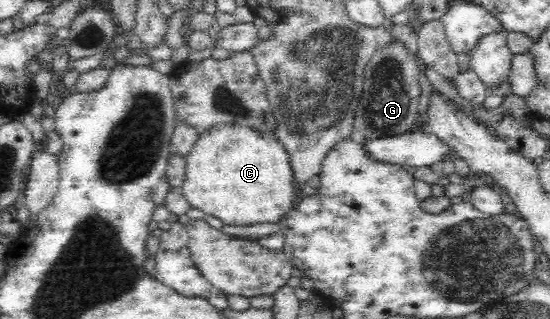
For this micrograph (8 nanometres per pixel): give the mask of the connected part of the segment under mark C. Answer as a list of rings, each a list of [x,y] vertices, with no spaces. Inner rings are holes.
[[[219,125],[195,142],[188,152],[186,160],[186,177],[179,188],[192,208],[202,210],[204,214],[219,218],[223,224],[231,226],[251,226],[251,224],[277,224],[295,208],[300,192],[294,182],[290,156],[275,137],[265,136],[247,125]]]

